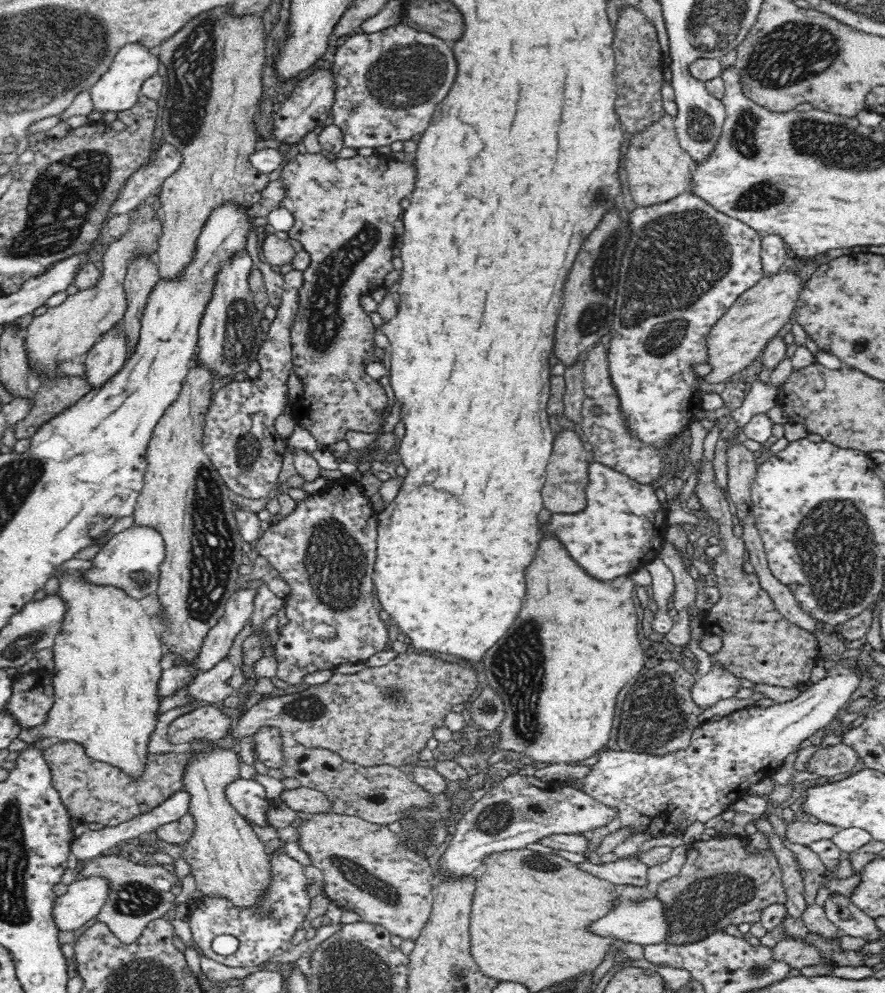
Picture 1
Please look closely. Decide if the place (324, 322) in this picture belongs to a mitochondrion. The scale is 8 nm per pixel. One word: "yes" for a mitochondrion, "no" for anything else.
yes

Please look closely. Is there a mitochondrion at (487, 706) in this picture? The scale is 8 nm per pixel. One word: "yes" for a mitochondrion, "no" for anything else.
yes

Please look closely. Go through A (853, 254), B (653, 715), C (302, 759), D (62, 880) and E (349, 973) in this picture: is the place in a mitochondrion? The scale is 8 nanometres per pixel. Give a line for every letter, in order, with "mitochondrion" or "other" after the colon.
A: other
B: mitochondrion
C: other
D: other
E: mitochondrion

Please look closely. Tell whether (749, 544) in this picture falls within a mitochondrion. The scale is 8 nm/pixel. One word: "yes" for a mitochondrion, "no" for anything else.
no

